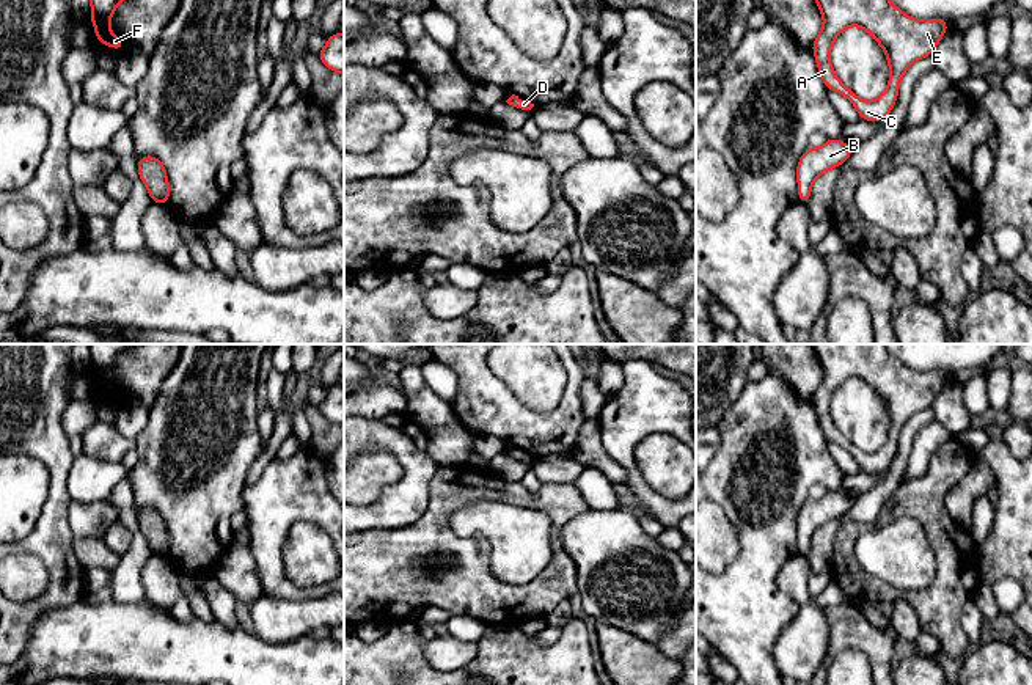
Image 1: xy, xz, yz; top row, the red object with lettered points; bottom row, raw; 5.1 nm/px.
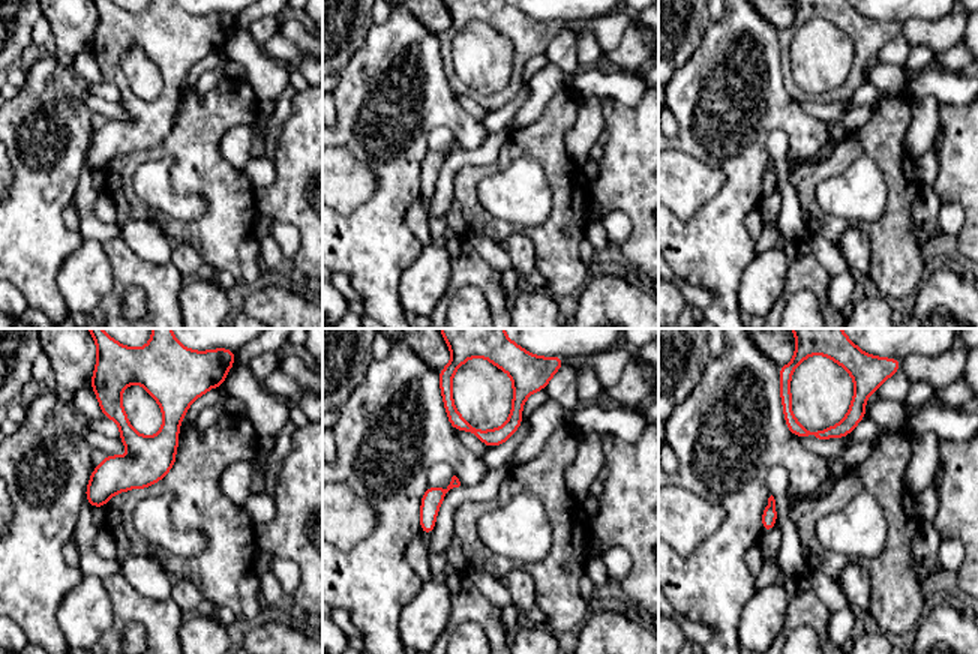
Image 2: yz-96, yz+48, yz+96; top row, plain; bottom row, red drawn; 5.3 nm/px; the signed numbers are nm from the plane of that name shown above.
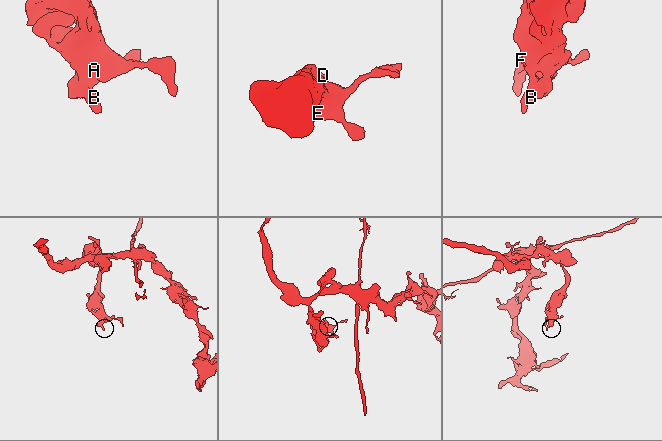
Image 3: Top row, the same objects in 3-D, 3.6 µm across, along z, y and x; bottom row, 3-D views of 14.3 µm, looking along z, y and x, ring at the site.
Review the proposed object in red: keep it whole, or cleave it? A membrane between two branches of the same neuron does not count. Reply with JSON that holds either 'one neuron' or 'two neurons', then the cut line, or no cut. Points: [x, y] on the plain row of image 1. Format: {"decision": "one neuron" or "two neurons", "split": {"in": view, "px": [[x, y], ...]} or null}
{"decision": "one neuron", "split": null}

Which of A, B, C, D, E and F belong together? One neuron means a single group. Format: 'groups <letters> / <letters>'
groups A B C D E F

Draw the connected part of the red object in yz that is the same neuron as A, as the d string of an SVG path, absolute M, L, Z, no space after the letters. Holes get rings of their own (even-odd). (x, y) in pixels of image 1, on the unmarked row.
M886 344L811 346L825 372L822 383L811 396L825 438L848 451L861 471L876 474L887 470L897 454L903 426L914 413L931 407L950 375L944 371L913 371L892 357ZM851 377L864 380L884 401L889 415L887 440L872 454L862 452L844 437L829 412L834 391Z

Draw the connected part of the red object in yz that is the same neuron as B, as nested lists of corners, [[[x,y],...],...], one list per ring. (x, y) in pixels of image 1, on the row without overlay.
[[[828,490],[822,500],[807,500],[796,518],[798,555],[807,556],[814,533],[829,520],[840,518],[851,506],[845,493],[834,490]]]

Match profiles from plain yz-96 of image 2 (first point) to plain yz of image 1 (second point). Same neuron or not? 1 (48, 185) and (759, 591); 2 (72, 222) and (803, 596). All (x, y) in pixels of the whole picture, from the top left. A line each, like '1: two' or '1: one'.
1: one
2: one

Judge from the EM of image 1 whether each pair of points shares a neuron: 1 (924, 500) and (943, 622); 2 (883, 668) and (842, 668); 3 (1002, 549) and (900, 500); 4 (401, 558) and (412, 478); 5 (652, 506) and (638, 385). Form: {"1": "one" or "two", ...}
{"1": "one", "2": "two", "3": "two", "4": "two", "5": "one"}

